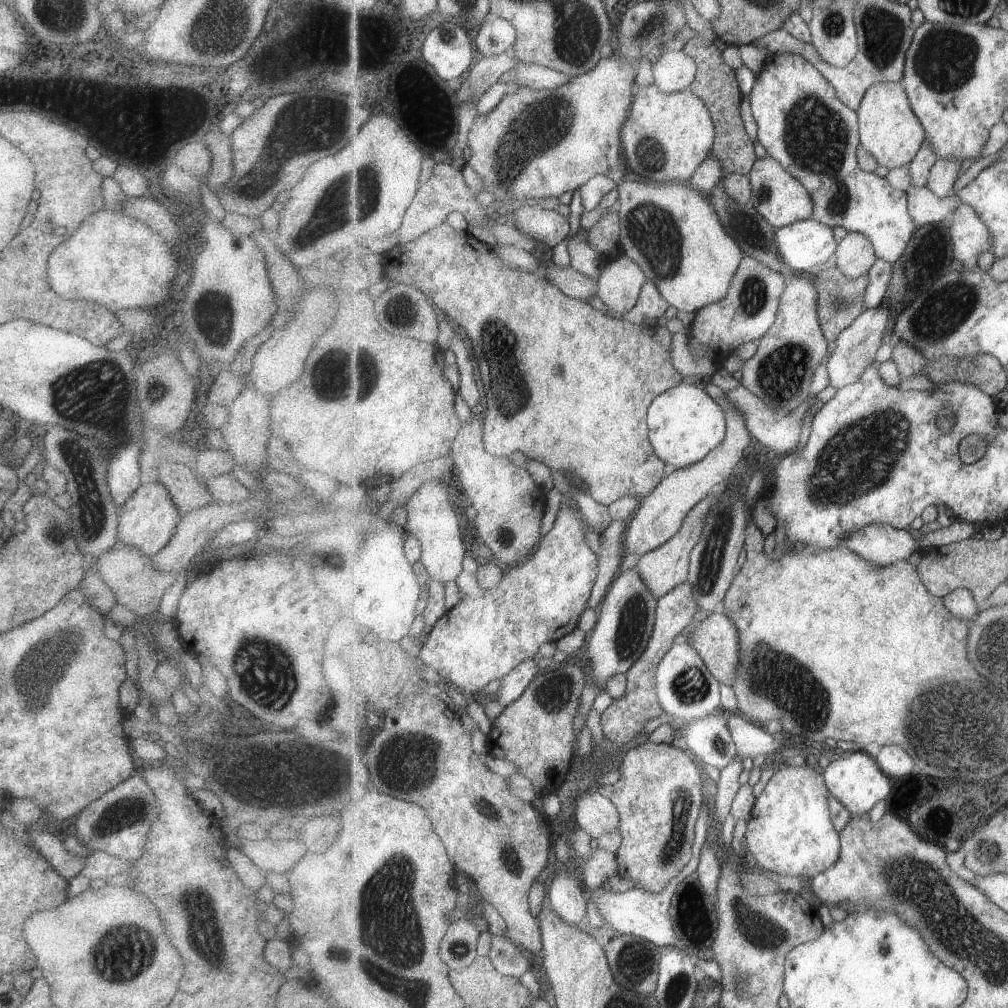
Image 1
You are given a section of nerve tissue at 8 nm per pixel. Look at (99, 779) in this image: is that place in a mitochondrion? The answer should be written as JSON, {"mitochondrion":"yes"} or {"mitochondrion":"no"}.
{"mitochondrion":"no"}

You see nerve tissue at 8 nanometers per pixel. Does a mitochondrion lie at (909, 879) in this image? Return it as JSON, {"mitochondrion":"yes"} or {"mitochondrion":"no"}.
{"mitochondrion":"yes"}

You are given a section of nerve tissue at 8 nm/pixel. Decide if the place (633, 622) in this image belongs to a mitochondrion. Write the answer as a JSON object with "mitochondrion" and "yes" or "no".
{"mitochondrion":"yes"}

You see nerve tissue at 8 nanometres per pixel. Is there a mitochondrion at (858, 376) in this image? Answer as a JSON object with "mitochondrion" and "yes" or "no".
{"mitochondrion":"no"}

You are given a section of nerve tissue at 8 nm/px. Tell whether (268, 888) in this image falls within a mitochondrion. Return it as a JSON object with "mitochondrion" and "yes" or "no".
{"mitochondrion":"no"}

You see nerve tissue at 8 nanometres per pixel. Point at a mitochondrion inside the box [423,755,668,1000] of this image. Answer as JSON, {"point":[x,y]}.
{"point":[633,962]}

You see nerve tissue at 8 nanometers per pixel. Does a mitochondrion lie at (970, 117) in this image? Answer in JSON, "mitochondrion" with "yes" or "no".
{"mitochondrion":"no"}

